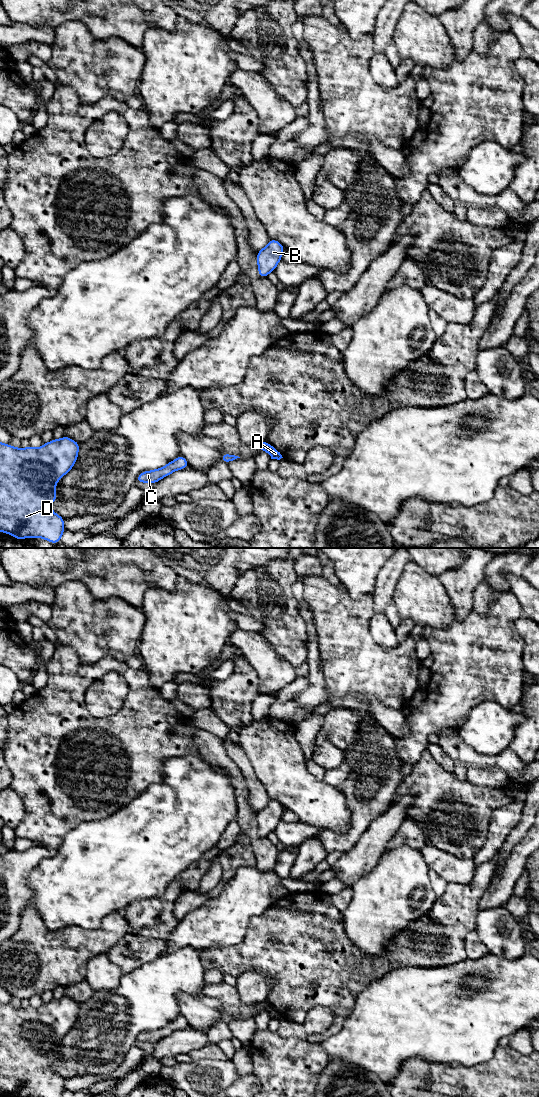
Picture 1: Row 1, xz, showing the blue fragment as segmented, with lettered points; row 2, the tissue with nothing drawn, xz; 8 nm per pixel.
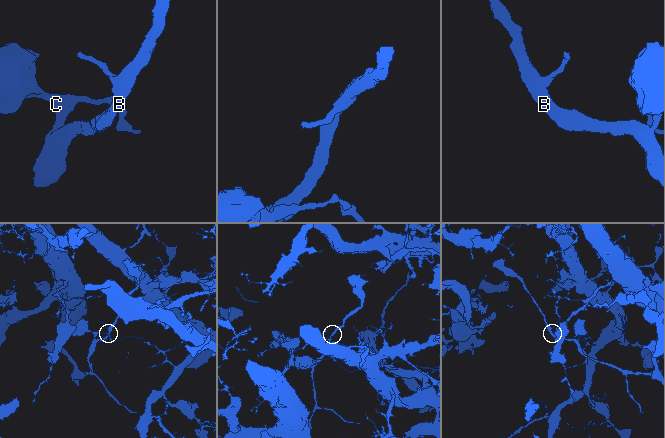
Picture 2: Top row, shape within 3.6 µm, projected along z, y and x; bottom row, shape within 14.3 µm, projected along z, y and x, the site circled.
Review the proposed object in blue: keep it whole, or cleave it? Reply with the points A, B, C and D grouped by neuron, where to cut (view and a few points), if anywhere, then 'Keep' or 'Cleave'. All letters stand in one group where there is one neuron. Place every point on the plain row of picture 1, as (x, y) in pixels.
Groups: A / B C D. Split along xz (266, 1002), (264, 1009). Cleave

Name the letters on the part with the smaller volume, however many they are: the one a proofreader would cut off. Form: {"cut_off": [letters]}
{"cut_off": ["B", "C", "D"]}

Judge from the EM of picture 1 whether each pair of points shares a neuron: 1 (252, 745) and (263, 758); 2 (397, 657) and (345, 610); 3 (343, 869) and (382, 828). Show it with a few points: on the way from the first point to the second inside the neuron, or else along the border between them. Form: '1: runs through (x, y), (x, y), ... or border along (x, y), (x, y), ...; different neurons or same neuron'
1: runs through (255, 748), (262, 755); same neuron
2: runs through (381, 657), (348, 626); same neuron
3: runs through (353, 860), (375, 838); same neuron

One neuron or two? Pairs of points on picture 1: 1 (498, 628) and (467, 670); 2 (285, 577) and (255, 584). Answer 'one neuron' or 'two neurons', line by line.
1: one neuron
2: one neuron

